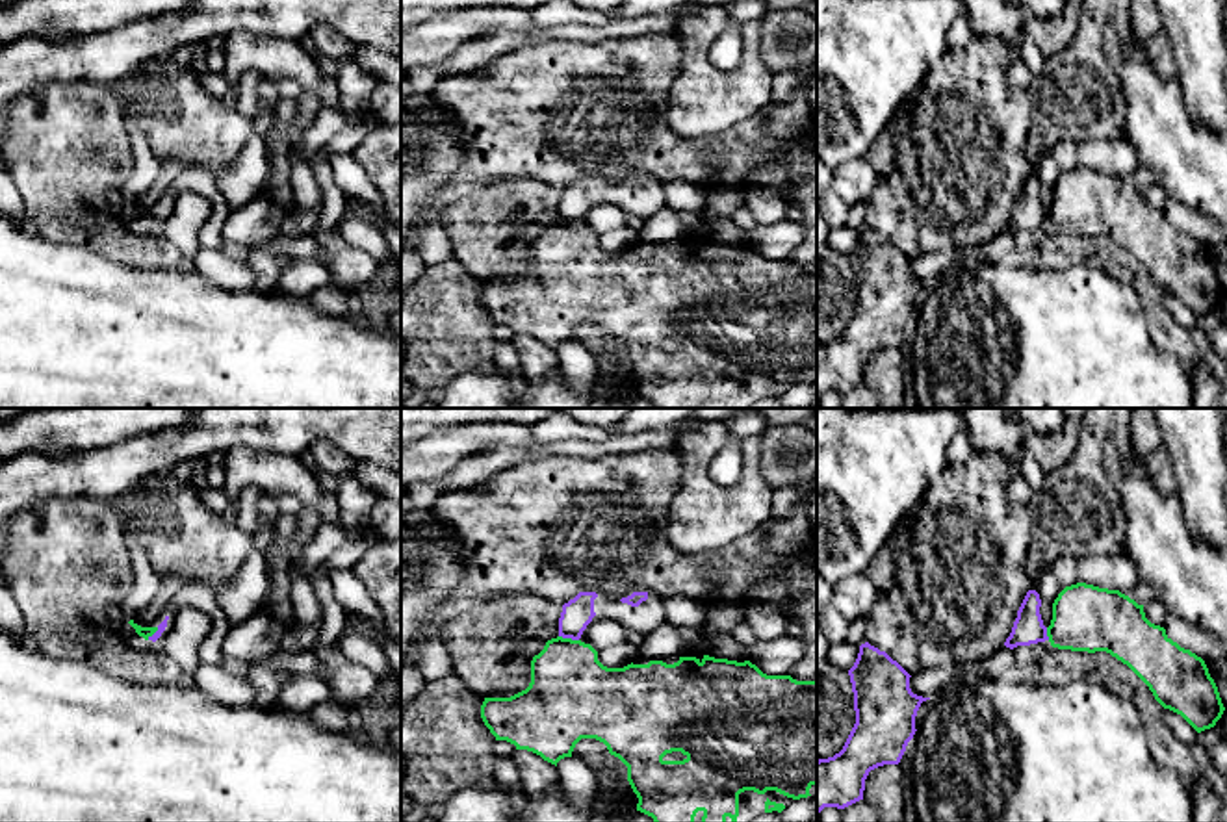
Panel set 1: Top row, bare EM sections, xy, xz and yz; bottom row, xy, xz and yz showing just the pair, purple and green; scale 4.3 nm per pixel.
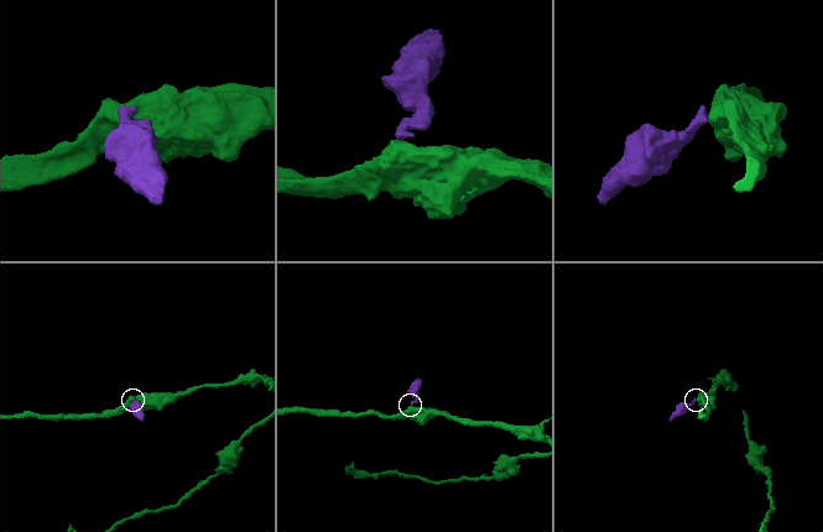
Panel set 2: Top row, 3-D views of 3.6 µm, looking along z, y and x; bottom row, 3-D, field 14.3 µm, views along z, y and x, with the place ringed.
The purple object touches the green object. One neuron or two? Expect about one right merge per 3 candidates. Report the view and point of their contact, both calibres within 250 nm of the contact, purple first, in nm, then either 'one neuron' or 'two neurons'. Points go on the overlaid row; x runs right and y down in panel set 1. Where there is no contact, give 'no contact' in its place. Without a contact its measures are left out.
contact xz (568, 637); calibres 140 and 380 nm; two neurons

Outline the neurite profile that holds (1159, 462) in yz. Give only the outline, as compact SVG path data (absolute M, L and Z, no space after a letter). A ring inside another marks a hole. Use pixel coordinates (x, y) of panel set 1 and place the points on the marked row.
M1164 447L1145 456L1147 475L1162 495L1177 490L1177 481L1171 466L1171 456Z

